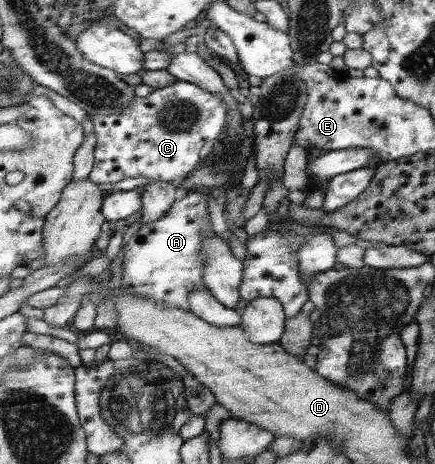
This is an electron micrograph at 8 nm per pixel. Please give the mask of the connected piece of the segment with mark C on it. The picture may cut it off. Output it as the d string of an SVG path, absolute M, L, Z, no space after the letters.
M177 80L172 86L154 89L148 96L137 96L122 112L110 115L90 115L96 133L95 161L89 180L111 187L126 178L146 177L178 183L200 164L210 148L218 148L228 126L227 103L219 95L204 90L192 82Z

